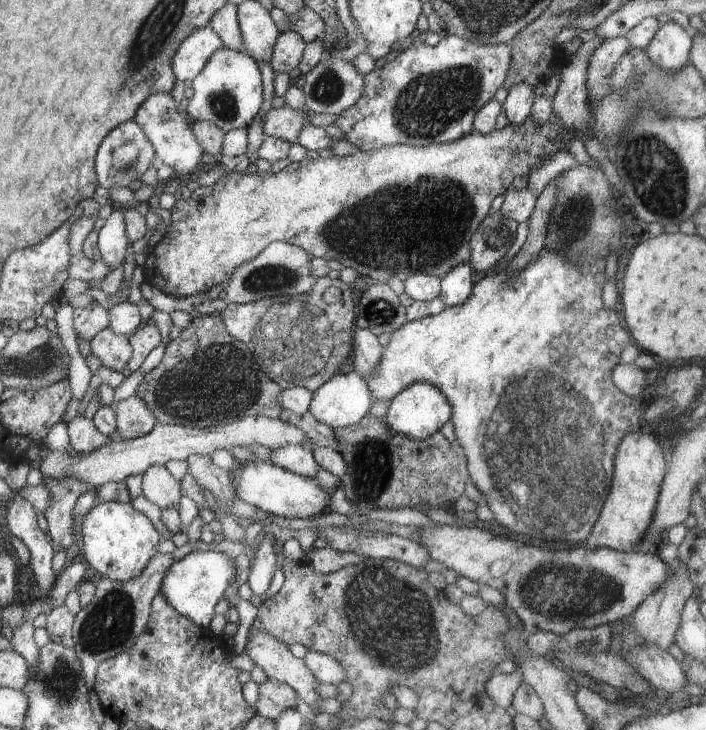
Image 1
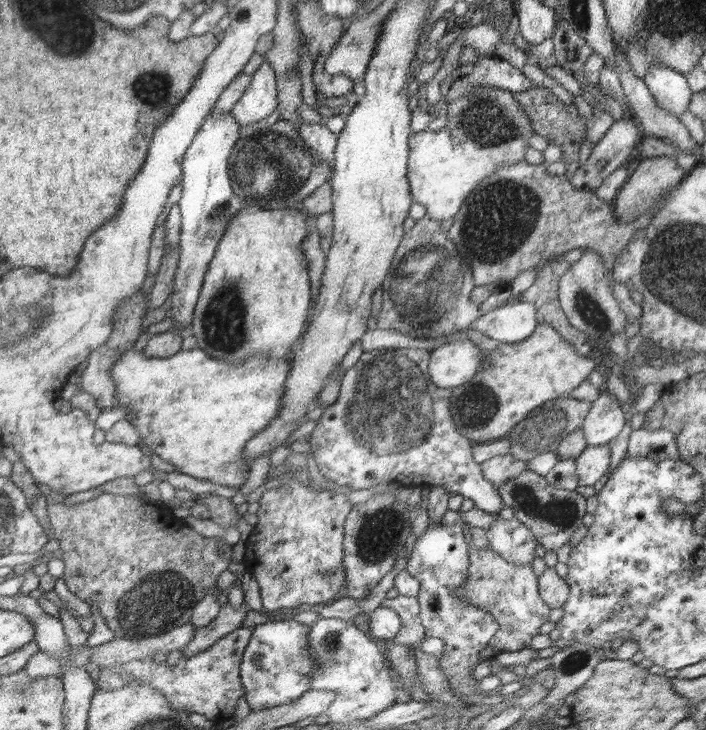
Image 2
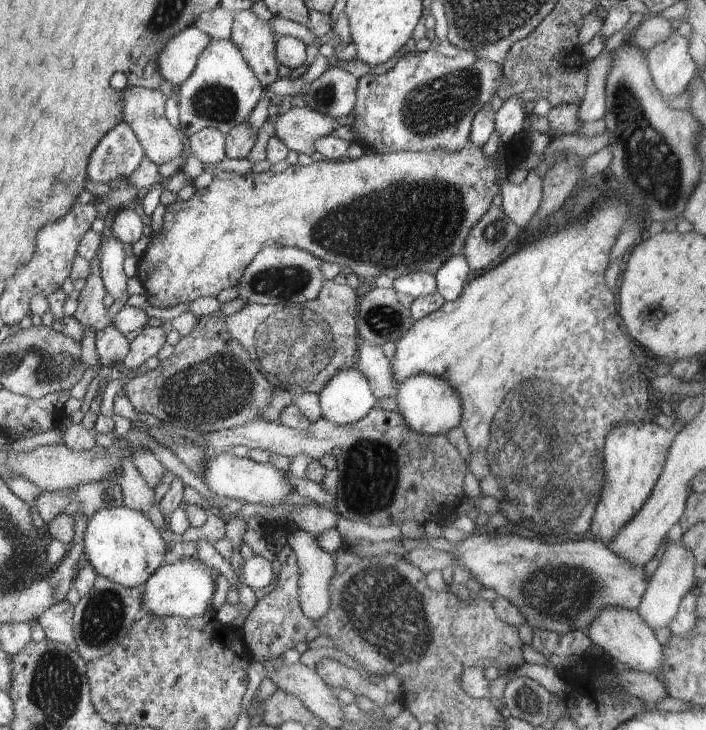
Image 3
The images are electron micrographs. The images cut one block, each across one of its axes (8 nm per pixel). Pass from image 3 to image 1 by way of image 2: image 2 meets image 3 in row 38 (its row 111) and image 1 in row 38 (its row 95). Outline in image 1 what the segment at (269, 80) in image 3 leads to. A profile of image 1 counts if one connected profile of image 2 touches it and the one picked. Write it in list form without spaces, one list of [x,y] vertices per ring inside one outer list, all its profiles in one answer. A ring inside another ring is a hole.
[[[258,1],[242,2],[237,6],[237,12],[246,51],[257,62],[269,62],[281,34],[271,18],[271,13]]]

